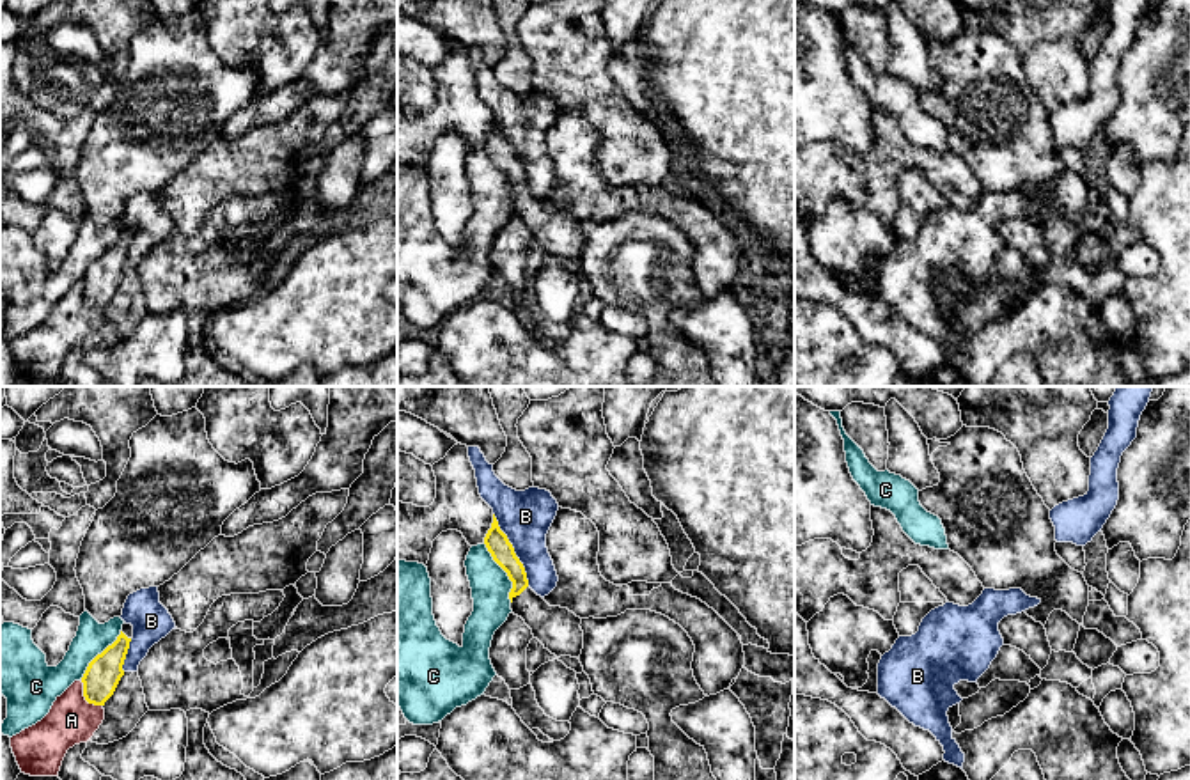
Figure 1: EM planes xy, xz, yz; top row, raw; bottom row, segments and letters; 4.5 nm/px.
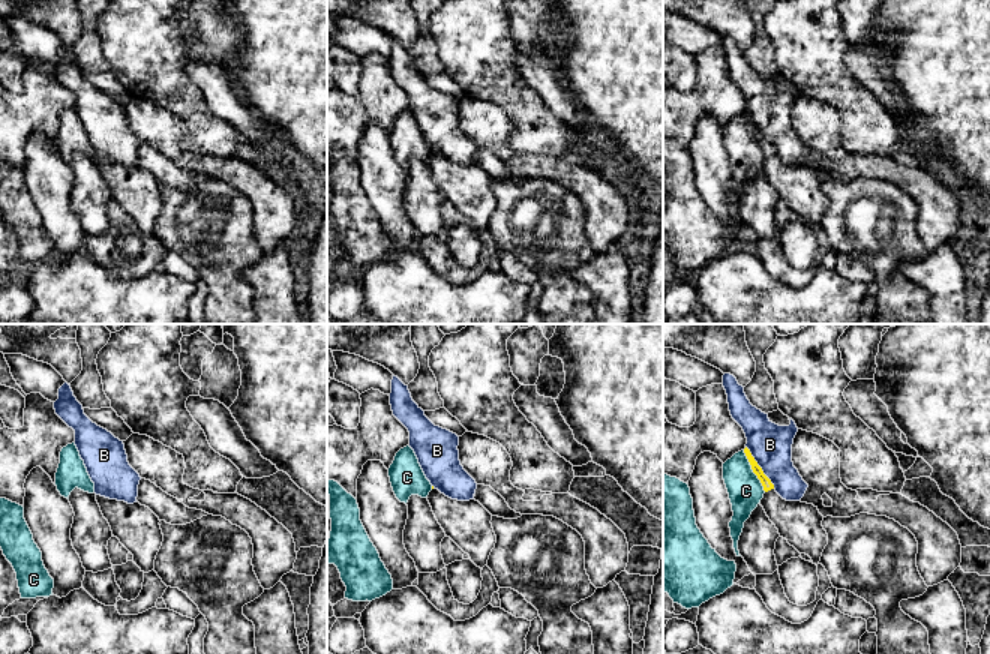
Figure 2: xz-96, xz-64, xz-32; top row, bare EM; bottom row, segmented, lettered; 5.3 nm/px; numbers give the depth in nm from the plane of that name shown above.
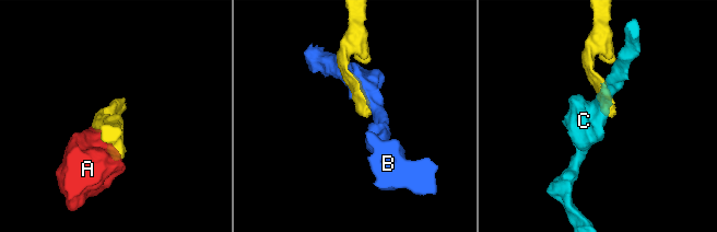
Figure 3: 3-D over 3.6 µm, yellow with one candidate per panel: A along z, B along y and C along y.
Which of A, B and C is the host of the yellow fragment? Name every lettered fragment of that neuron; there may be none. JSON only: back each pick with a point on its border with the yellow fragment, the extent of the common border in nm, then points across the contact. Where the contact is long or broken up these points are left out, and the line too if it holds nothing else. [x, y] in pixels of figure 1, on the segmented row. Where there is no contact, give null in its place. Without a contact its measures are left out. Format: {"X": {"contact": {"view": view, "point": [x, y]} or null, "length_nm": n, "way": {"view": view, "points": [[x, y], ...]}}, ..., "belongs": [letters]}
{"belongs": []}

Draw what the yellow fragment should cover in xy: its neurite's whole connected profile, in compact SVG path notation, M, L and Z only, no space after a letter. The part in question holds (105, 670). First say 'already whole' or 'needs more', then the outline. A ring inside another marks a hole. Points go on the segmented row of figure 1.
needs more; M124 622L117 640L89 663L82 677L83 697L89 704L105 706L105 702L114 695L121 677L124 675L122 665L131 638L133 626Z

